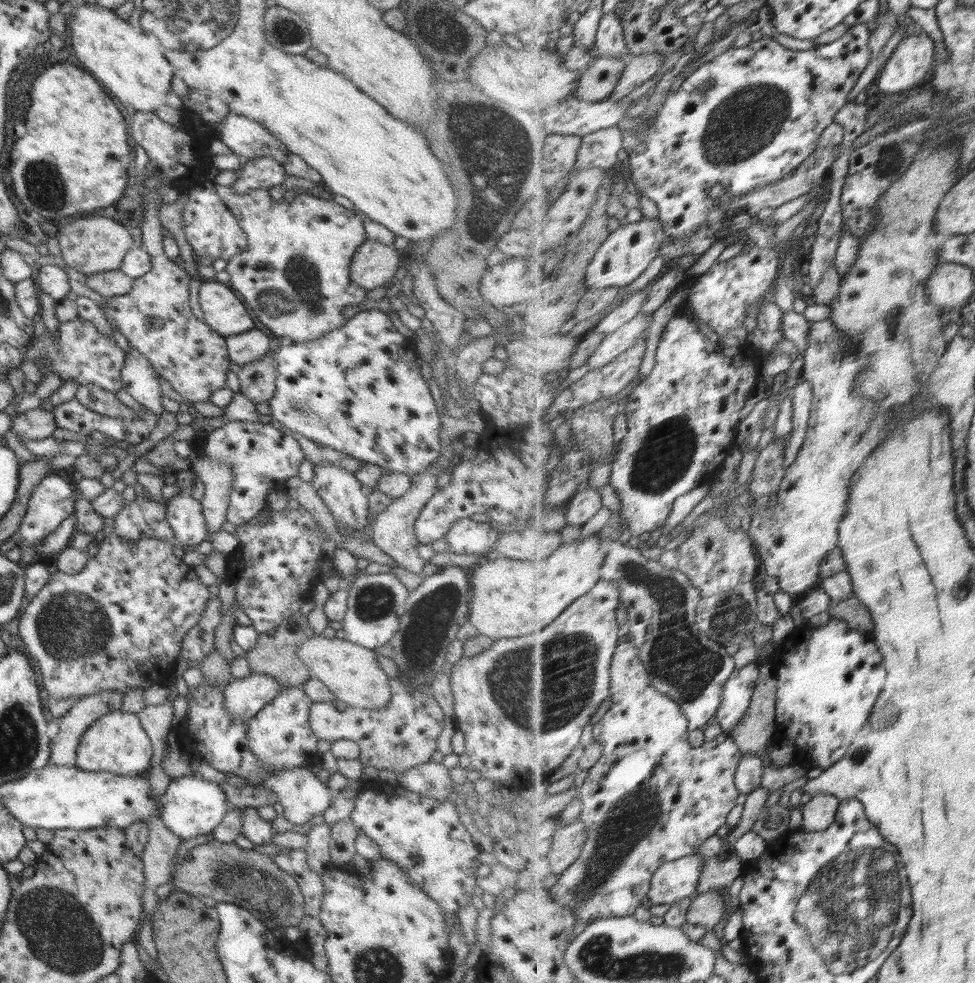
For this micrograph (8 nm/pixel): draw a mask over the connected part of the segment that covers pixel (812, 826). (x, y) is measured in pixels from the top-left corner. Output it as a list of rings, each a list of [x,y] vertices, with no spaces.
[[[817,794],[807,804],[803,804],[806,831],[826,831],[836,822],[842,801],[836,794]]]

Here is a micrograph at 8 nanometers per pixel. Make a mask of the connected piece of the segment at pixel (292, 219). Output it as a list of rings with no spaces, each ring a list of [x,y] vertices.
[[[215,184],[222,202],[238,219],[247,234],[247,247],[242,254],[229,258],[226,271],[230,274],[229,286],[248,306],[258,326],[282,342],[314,342],[323,334],[336,330],[348,318],[342,310],[357,304],[360,310],[369,311],[374,303],[368,300],[367,290],[351,279],[351,260],[357,248],[365,241],[364,225],[353,212],[333,200],[325,200],[308,193],[295,195],[292,202],[274,201],[266,188],[257,188],[240,194],[230,186]]]

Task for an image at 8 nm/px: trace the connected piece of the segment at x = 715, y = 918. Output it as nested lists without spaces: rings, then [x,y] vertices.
[[[716,891],[702,893],[690,907],[688,924],[708,927],[710,931],[716,928],[728,915],[728,904],[724,896]]]

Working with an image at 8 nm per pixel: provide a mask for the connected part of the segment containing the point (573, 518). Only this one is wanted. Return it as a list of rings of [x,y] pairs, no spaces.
[[[588,487],[568,504],[568,522],[571,532],[578,532],[604,508],[602,494],[596,487]]]

